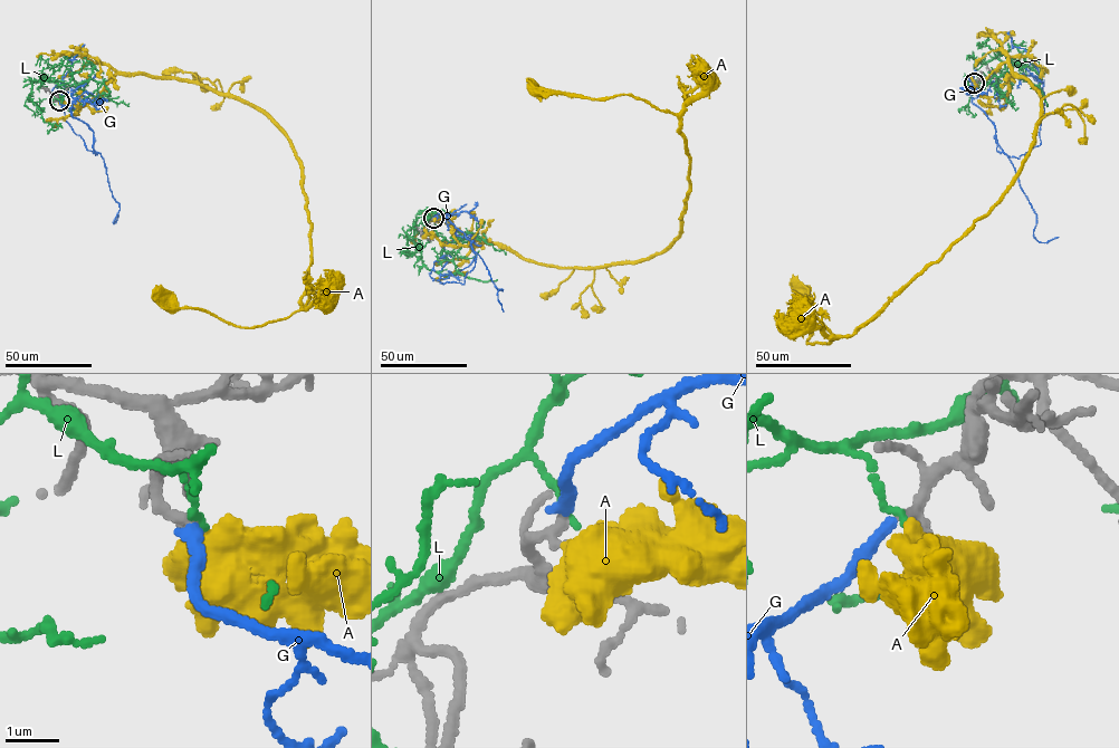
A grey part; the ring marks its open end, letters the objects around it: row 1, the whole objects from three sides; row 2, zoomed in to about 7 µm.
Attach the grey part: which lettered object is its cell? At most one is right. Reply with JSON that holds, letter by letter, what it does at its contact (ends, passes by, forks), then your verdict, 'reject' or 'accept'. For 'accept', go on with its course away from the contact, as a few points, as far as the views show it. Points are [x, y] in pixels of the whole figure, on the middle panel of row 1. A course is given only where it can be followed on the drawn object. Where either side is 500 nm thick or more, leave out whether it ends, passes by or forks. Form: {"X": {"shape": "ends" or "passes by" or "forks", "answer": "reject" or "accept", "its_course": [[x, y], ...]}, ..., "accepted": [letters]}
{"A": {"answer": "reject"}, "G": {"shape": "ends", "answer": "accept", "its_course": [[433, 218], [445, 214], [470, 241], [476, 257], [464, 284], [443, 284], [443, 247], [459, 233]]}, "L": {"shape": "ends", "answer": "reject"}, "accepted": ["G"]}

